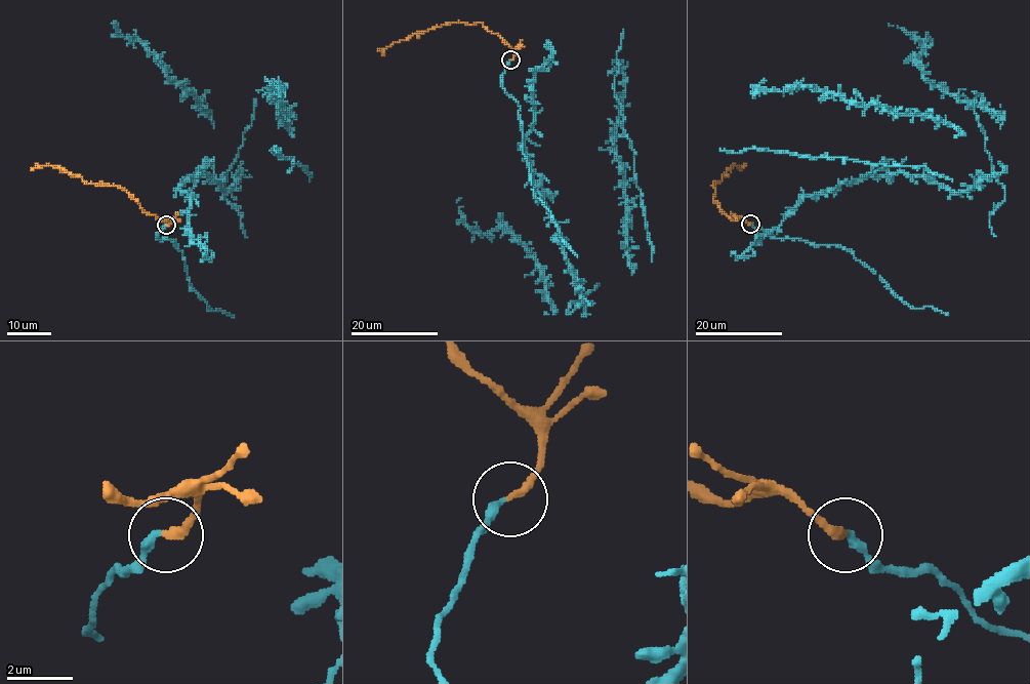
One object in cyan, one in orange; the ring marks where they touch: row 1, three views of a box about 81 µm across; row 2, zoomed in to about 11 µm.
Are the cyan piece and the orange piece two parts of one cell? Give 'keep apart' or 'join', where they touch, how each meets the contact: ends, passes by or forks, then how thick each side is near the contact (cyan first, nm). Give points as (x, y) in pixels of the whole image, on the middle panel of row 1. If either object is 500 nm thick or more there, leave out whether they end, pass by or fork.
join | (510, 59) | cyan ends | orange ends | 260/260 nm

